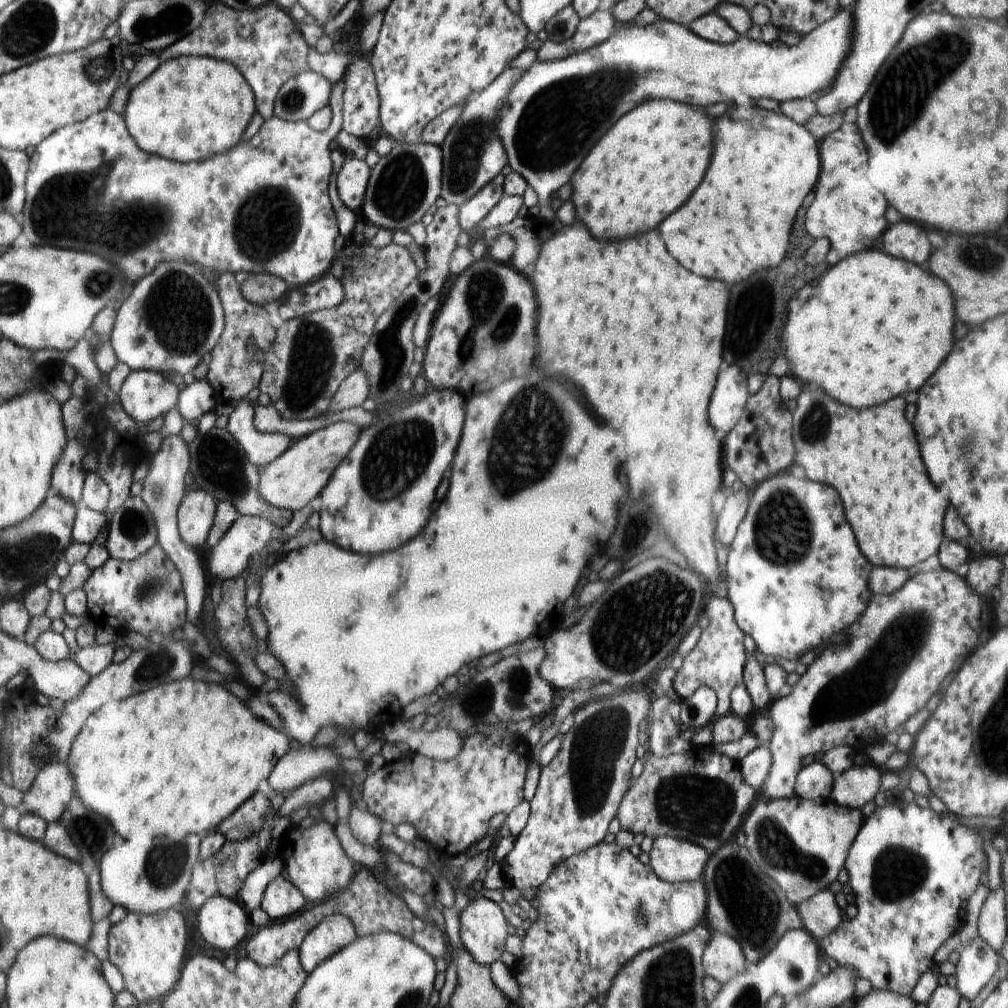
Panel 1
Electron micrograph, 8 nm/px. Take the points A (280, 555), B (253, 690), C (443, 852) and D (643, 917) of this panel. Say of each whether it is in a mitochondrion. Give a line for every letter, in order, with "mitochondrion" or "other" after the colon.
A: other
B: other
C: other
D: mitochondrion

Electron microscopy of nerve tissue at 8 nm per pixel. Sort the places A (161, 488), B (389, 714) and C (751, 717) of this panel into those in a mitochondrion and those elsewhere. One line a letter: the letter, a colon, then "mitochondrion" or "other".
A: mitochondrion
B: other
C: other

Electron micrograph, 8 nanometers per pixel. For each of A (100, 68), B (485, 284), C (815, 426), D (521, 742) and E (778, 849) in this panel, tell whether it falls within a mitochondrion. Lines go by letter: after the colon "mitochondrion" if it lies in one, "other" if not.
A: mitochondrion
B: mitochondrion
C: mitochondrion
D: other
E: mitochondrion

